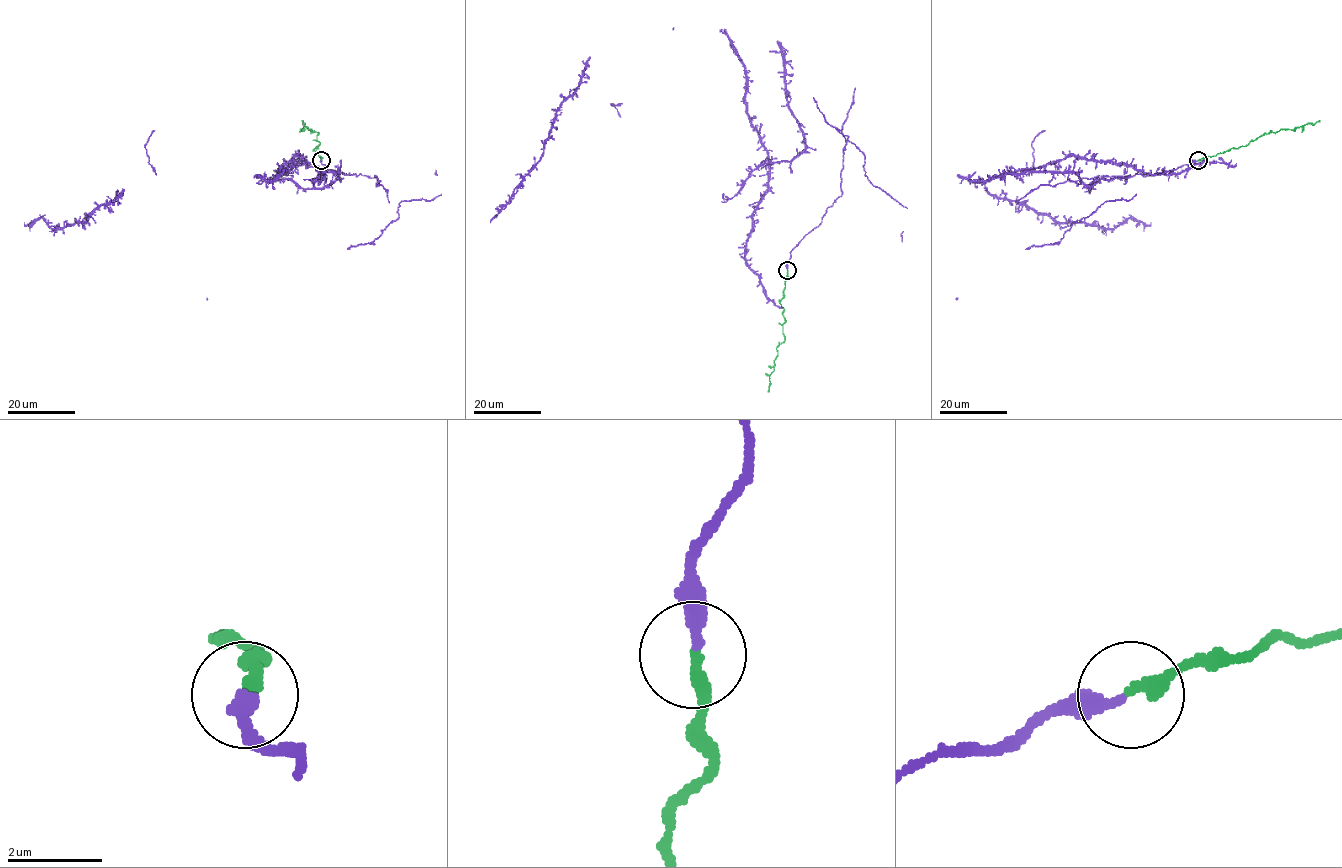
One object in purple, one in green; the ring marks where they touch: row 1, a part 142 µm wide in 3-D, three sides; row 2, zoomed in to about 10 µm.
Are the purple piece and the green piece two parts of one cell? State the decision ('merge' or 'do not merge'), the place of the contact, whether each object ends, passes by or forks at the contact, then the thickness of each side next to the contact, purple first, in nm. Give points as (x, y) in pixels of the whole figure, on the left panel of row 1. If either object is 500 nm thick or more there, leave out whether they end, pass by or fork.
merge; place (321, 160); purple ends; green ends; calibres 300 and 300 nm

